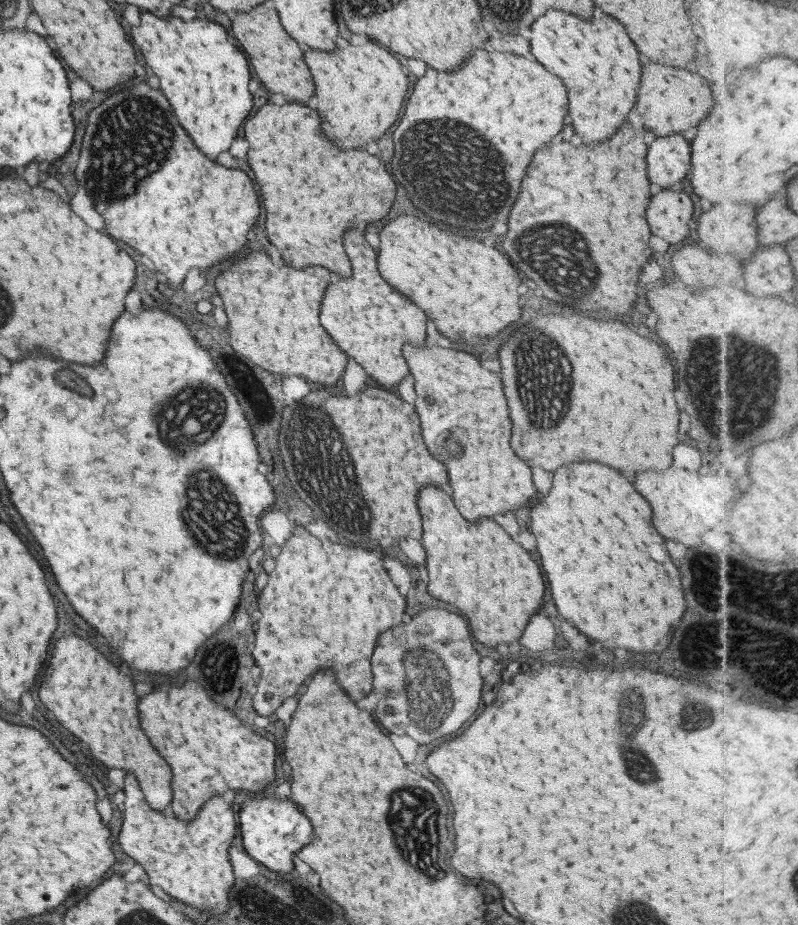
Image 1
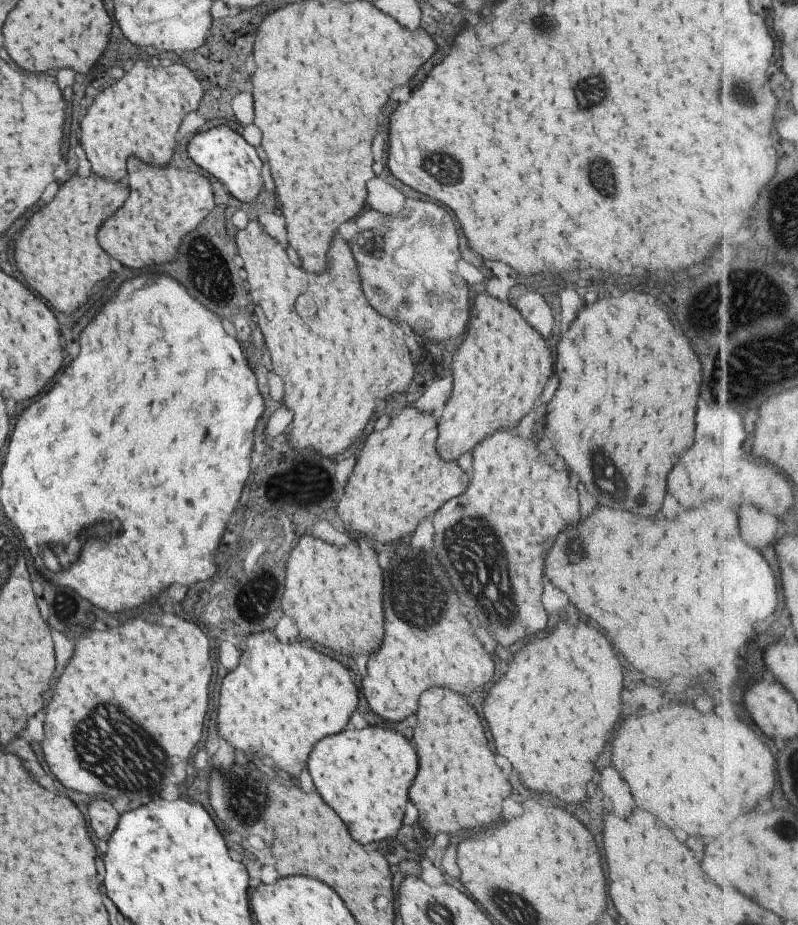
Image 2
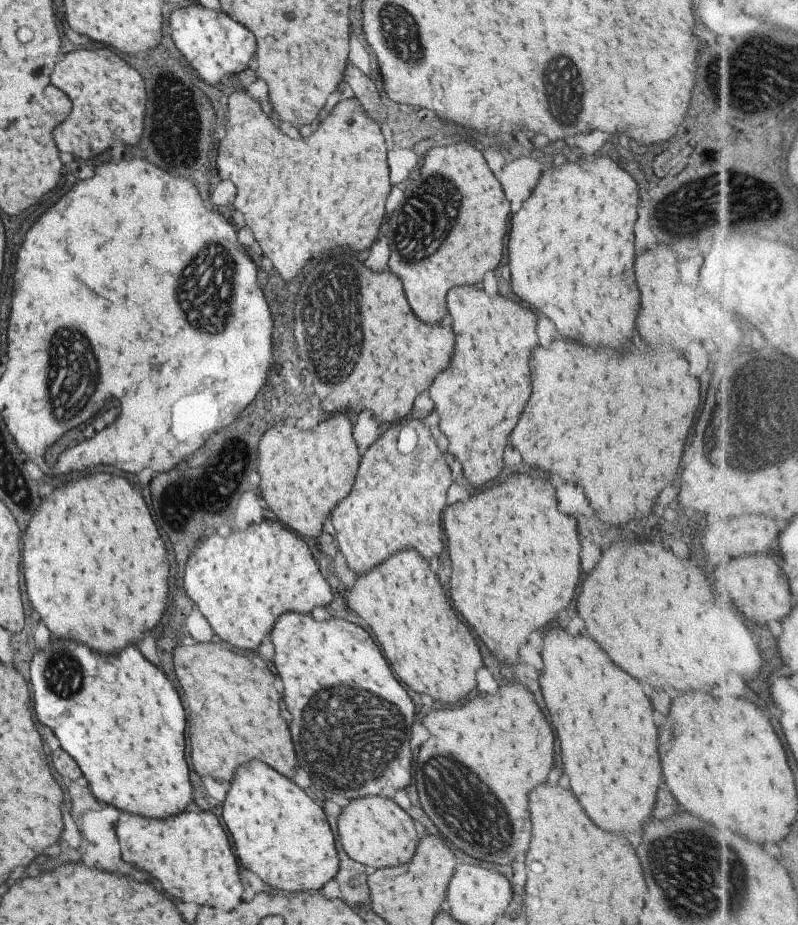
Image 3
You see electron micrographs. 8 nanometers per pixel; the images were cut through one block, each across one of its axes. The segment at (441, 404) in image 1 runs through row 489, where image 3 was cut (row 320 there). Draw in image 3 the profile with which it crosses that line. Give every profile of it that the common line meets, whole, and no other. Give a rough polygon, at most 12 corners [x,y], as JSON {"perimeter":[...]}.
{"perimeter":[[451,288],[427,392],[473,486],[499,474],[529,398],[535,314]]}

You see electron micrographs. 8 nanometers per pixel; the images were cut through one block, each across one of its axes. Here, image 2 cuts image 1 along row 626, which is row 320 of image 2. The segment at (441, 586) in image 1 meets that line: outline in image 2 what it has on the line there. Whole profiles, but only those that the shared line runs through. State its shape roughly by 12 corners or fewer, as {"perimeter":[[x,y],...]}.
{"perimeter":[[473,294],[435,450],[515,426],[551,374],[517,310]]}

